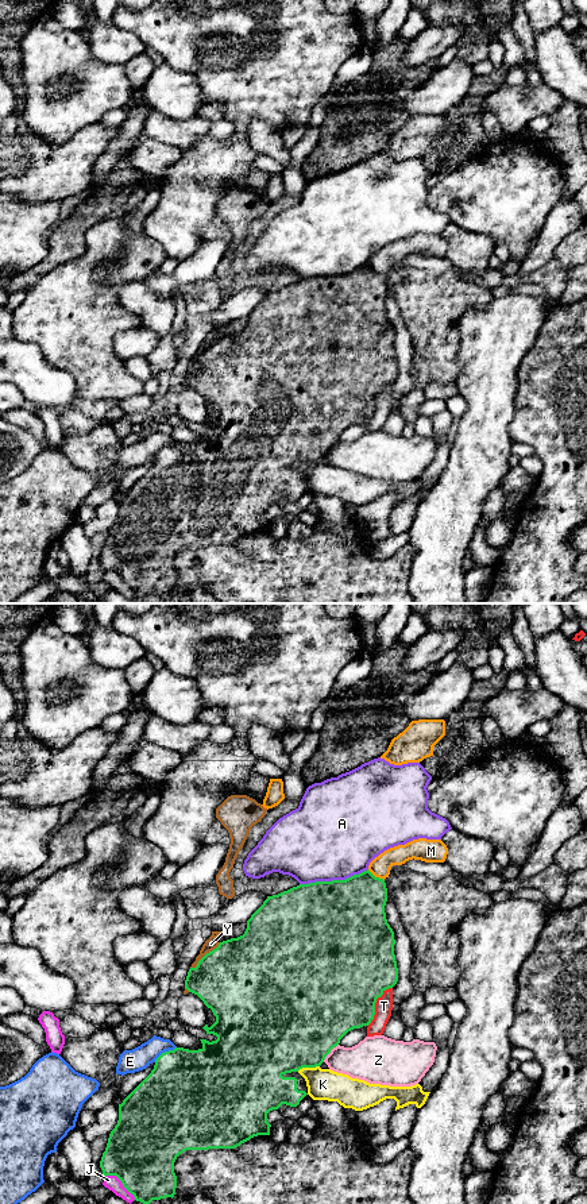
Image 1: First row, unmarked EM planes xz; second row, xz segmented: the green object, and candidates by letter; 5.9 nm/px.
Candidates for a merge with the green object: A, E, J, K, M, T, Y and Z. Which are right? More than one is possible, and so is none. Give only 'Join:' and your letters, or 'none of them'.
Join: none of them

